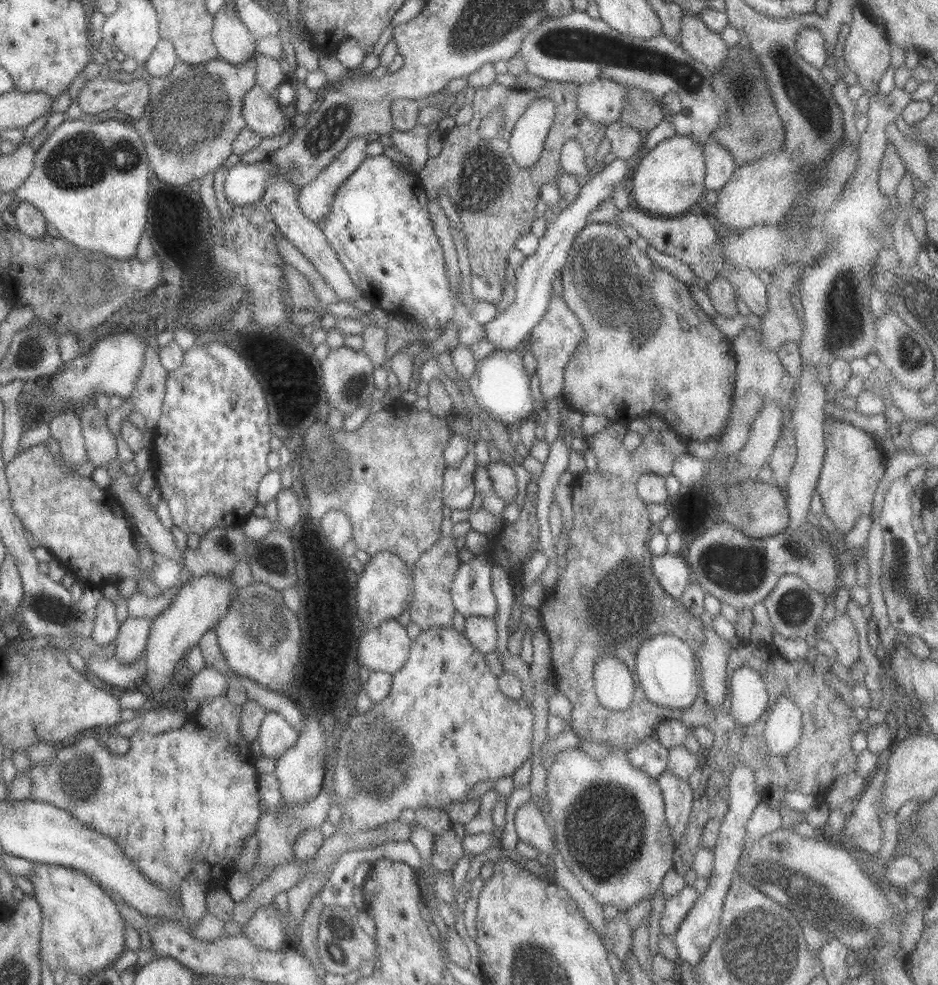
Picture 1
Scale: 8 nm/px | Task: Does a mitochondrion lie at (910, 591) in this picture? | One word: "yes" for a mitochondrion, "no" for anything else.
yes

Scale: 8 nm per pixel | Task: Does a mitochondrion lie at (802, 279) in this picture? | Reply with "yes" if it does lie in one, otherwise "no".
no

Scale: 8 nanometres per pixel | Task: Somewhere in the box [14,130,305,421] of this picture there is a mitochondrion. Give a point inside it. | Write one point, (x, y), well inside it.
(79, 162)

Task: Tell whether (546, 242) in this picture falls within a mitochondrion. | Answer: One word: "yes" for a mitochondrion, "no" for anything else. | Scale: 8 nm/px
no

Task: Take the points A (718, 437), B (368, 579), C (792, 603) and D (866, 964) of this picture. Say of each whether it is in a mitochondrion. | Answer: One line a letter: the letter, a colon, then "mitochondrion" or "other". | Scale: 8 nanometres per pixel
A: other
B: other
C: mitochondrion
D: other

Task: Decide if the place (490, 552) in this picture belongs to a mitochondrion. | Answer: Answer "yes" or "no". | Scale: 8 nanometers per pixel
no

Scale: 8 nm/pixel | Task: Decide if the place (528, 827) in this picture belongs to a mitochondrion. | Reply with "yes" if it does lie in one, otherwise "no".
no

